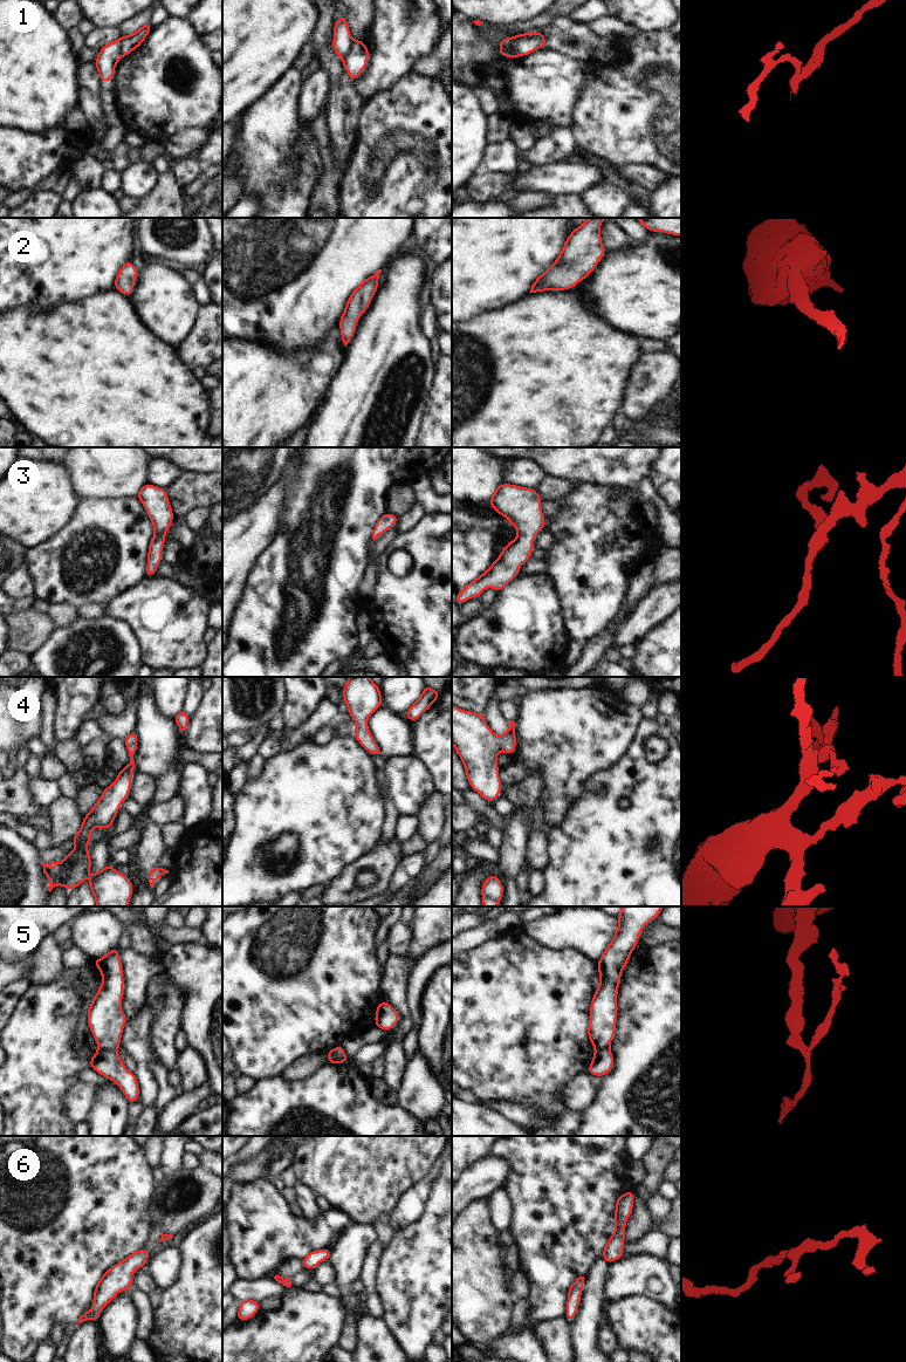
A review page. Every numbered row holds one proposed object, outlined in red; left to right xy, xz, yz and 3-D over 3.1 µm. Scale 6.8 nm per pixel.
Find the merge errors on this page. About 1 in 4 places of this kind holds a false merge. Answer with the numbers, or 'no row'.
1, 5

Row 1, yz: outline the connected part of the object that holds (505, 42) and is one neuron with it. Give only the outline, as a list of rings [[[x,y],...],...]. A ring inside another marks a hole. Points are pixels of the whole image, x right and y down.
[[[505,37],[500,41],[499,43],[499,48],[500,48],[500,53],[499,56],[506,56],[506,57],[510,57],[510,59],[516,59],[516,55],[513,55],[509,50],[508,50],[508,46],[512,43],[512,37]]]

